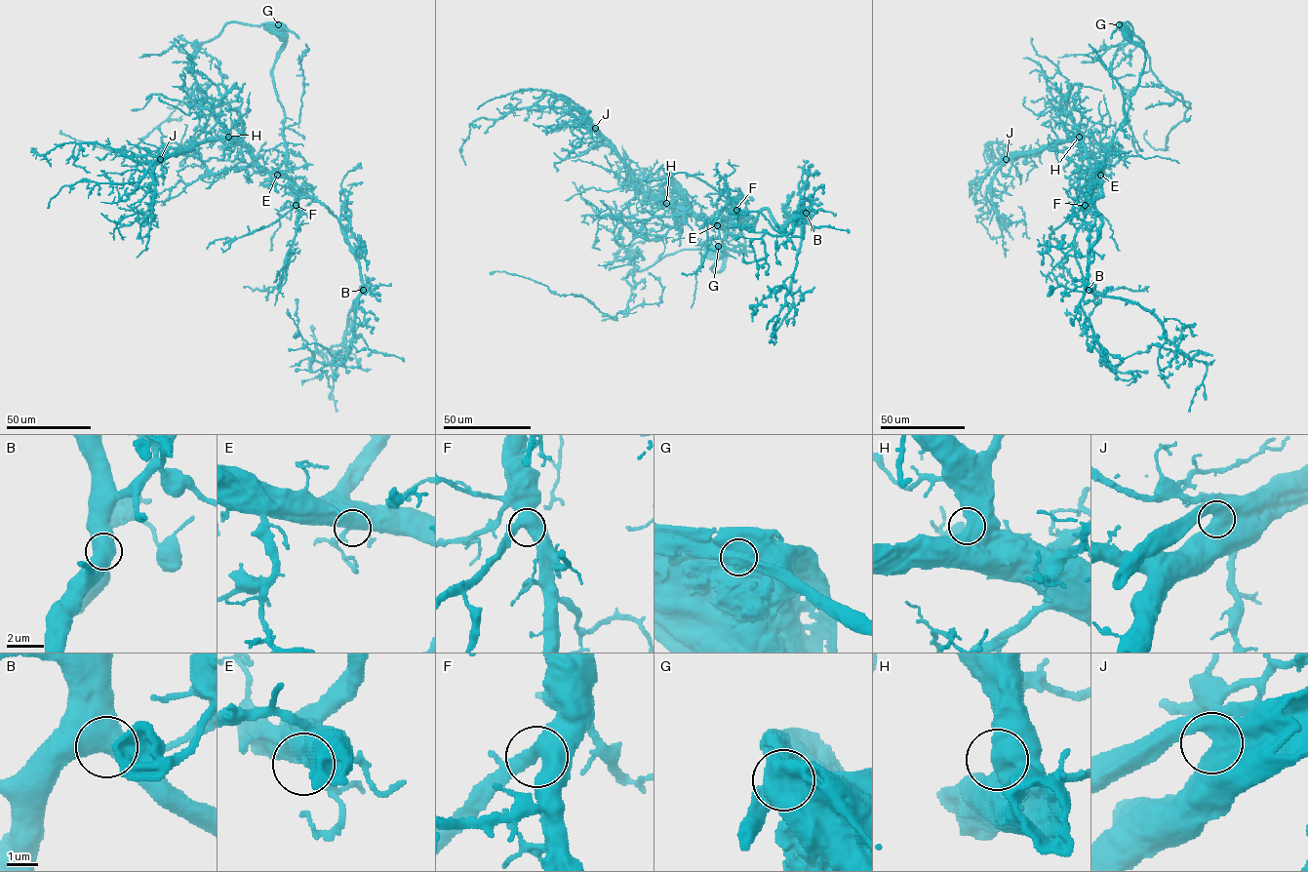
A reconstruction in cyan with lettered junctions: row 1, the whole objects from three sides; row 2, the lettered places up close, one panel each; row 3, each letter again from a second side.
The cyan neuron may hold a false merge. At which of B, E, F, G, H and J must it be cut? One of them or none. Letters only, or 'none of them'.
G

